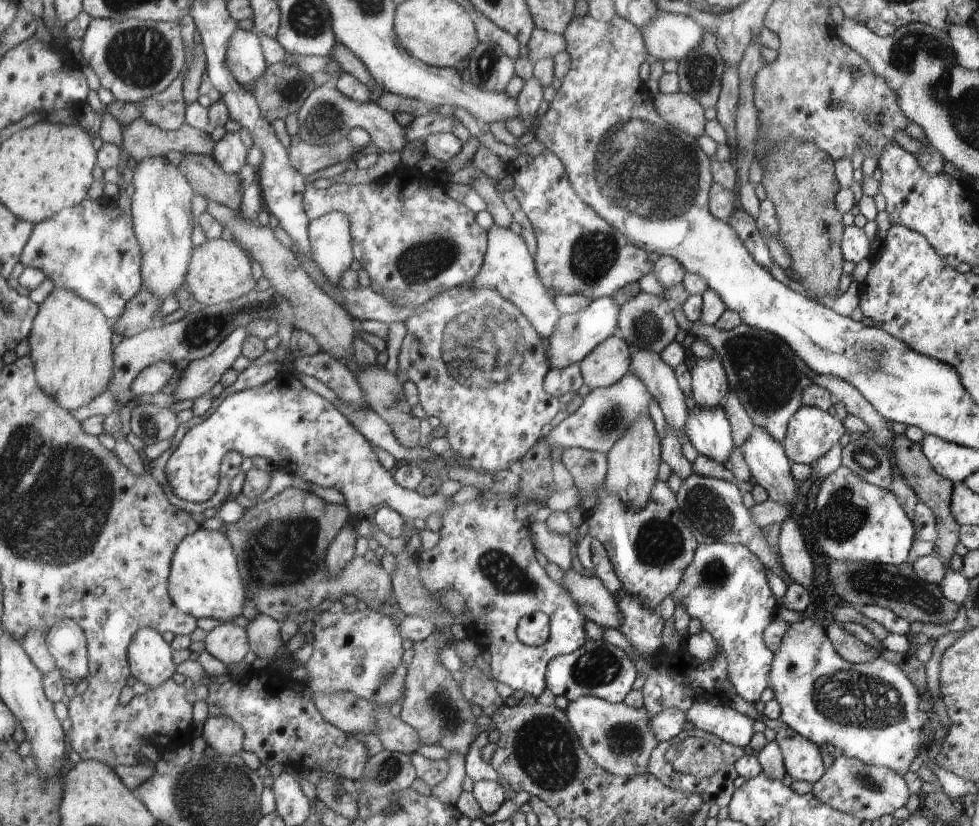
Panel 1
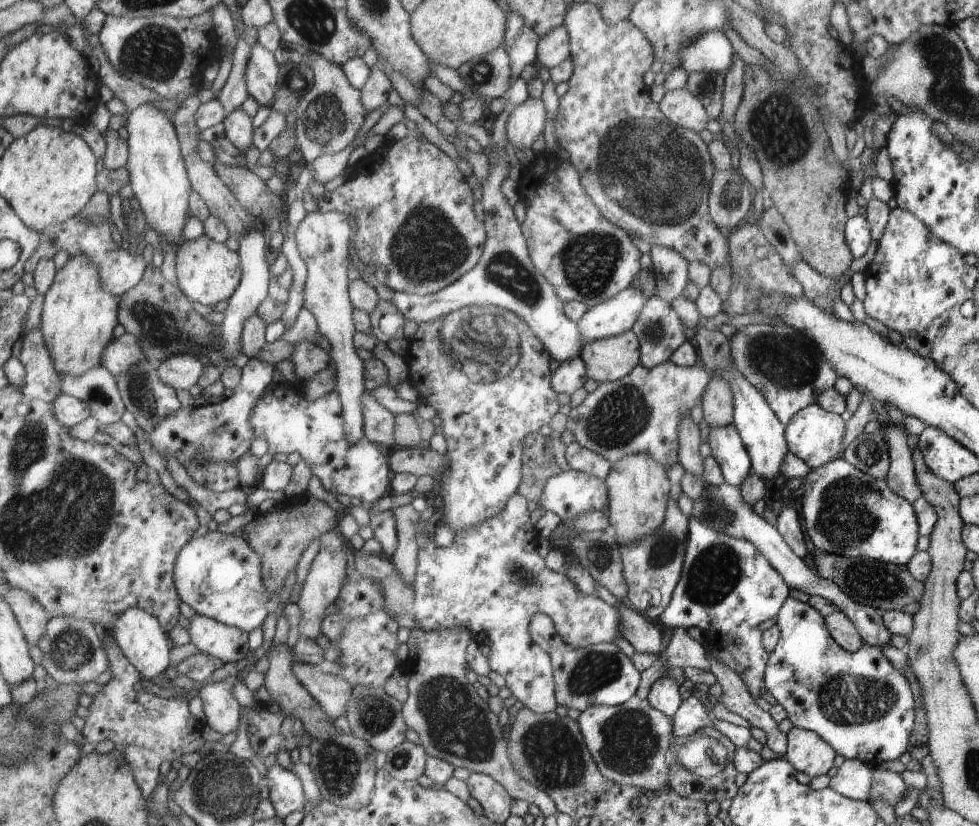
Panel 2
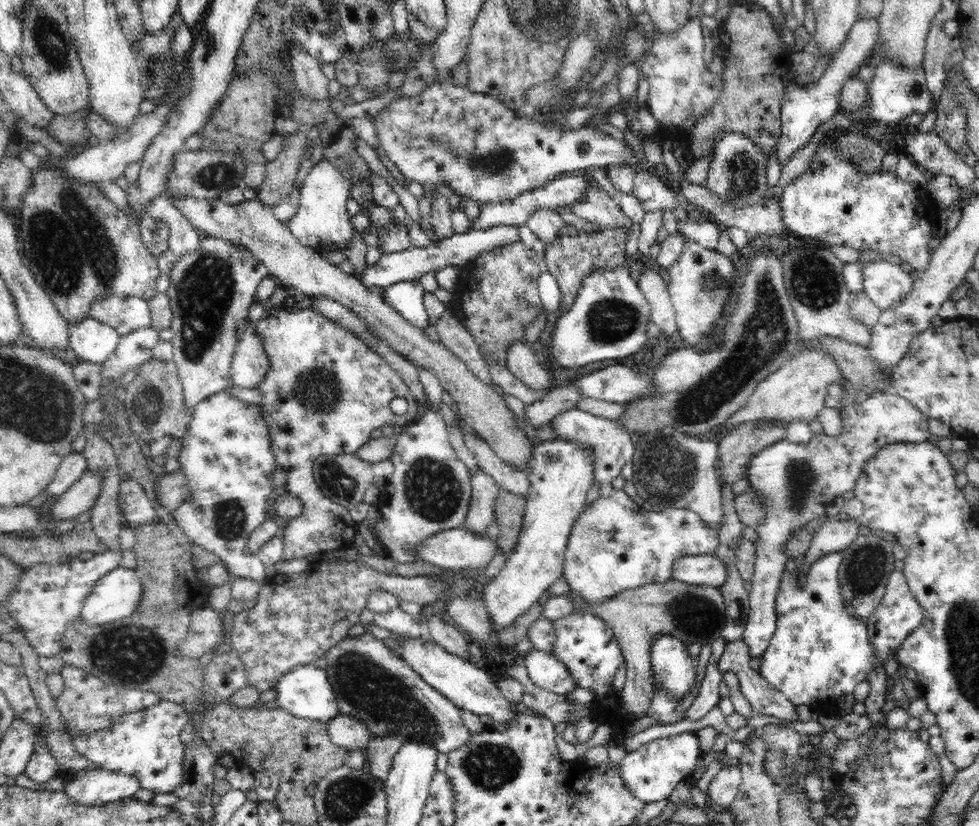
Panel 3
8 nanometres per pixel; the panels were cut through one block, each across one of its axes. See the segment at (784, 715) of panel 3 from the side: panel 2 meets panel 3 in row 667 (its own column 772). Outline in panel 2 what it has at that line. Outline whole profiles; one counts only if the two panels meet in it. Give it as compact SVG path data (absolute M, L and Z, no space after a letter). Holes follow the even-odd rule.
M703 647L710 658L710 672L724 689L723 695L718 700L720 705L748 720L752 727L764 730L767 736L764 743L774 753L780 754L783 759L787 750L786 733L780 731L778 723L772 719L768 711L764 711L756 705L755 698L752 698L752 695L746 690L738 673L732 667L720 664L720 660L714 654L715 650Z

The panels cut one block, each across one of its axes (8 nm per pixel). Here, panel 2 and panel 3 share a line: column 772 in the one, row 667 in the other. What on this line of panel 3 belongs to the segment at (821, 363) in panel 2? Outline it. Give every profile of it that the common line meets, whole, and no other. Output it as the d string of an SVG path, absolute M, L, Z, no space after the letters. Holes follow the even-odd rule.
M365 632L358 637L346 636L324 657L326 660L324 669L336 693L340 714L364 721L364 724L368 725L370 738L400 733L404 741L424 741L424 744L434 745L438 752L448 753L458 750L473 733L464 725L460 714L461 709L428 686L428 683L420 680L416 673L408 668L408 661L396 656L388 645L384 645L384 641L374 635Z

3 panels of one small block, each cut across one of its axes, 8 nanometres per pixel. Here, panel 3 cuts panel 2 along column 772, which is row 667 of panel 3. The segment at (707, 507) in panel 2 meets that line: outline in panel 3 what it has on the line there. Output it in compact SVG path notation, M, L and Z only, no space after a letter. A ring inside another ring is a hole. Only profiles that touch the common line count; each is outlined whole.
M533 648L524 656L526 670L530 680L540 688L556 694L568 695L576 689L568 669L564 668L558 657L552 656L549 651Z

